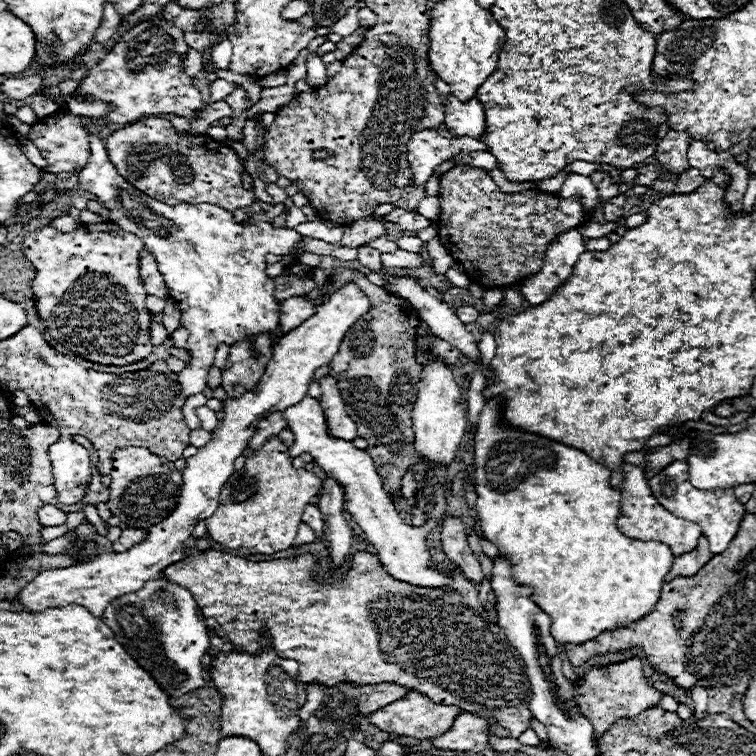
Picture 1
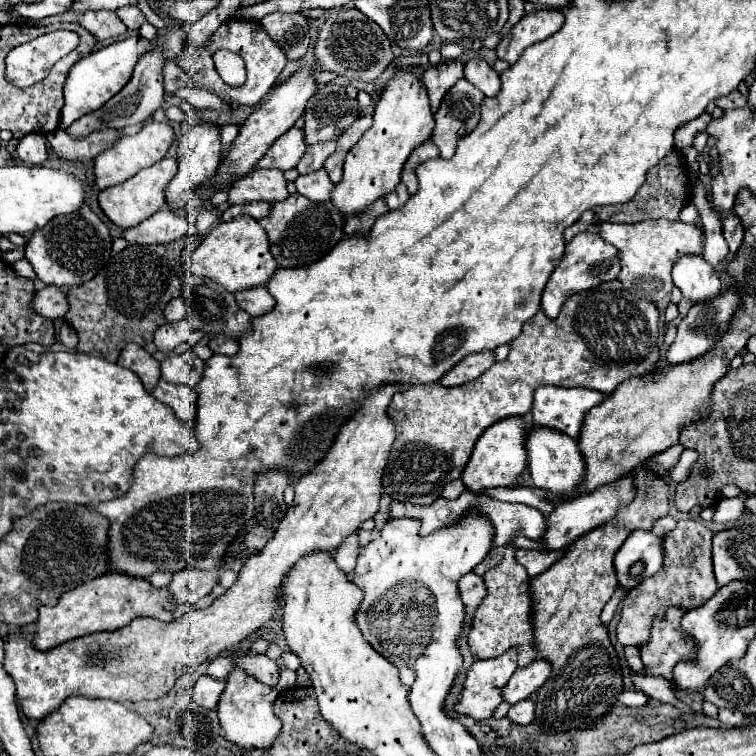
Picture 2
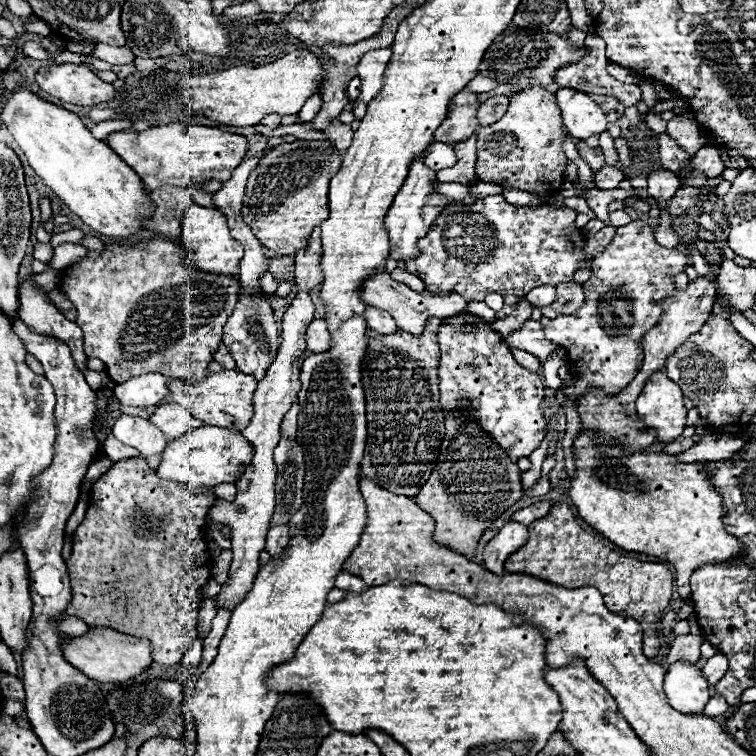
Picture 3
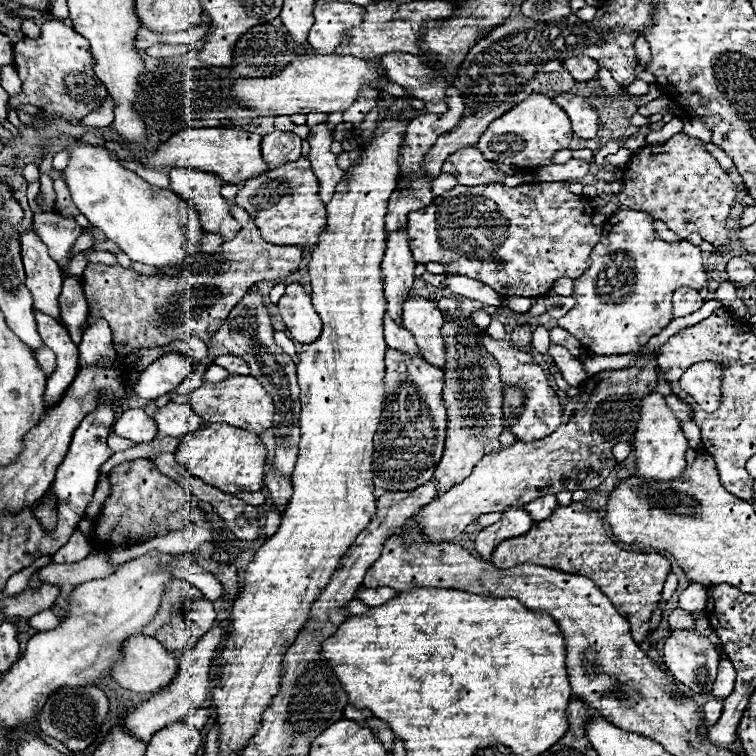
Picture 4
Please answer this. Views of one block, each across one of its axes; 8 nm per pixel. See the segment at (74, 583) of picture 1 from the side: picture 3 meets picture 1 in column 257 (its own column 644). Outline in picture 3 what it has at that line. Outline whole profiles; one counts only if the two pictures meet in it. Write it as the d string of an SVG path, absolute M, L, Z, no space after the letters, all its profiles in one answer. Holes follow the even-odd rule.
M664 372L650 376L644 392L636 400L638 418L656 434L656 442L672 442L686 428L686 408L682 404L682 390L668 380Z

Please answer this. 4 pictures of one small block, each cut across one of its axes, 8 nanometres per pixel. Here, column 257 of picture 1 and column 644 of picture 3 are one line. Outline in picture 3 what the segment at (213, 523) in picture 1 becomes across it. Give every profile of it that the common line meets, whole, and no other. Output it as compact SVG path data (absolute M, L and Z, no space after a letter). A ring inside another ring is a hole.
M584 432L574 438L572 448L576 460L576 476L574 480L564 480L564 488L568 496L574 500L580 518L584 518L594 530L610 538L616 546L640 552L648 556L658 556L676 566L676 586L680 598L690 596L690 574L704 564L722 564L734 562L744 554L744 546L724 530L722 518L726 516L726 508L722 504L720 492L710 482L708 472L704 470L704 462L680 462L676 456L668 456L664 452L622 452L620 446L598 446L592 438L592 432Z

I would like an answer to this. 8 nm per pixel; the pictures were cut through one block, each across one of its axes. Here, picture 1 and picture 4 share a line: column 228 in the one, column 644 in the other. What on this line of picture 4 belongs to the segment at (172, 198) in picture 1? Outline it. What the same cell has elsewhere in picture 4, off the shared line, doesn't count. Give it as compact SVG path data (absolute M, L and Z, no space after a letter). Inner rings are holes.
M676 134L662 144L640 148L626 164L622 180L624 190L616 196L626 208L648 212L682 238L696 232L716 248L728 242L726 224L736 202L736 188L730 174L702 148L702 140Z

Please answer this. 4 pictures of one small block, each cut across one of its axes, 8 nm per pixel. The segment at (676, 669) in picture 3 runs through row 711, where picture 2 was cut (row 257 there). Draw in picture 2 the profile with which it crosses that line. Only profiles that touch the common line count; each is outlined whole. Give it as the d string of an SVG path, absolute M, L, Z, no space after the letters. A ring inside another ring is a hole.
M698 254L678 256L672 268L672 280L682 290L682 296L692 302L714 298L720 292L720 280L716 270Z

